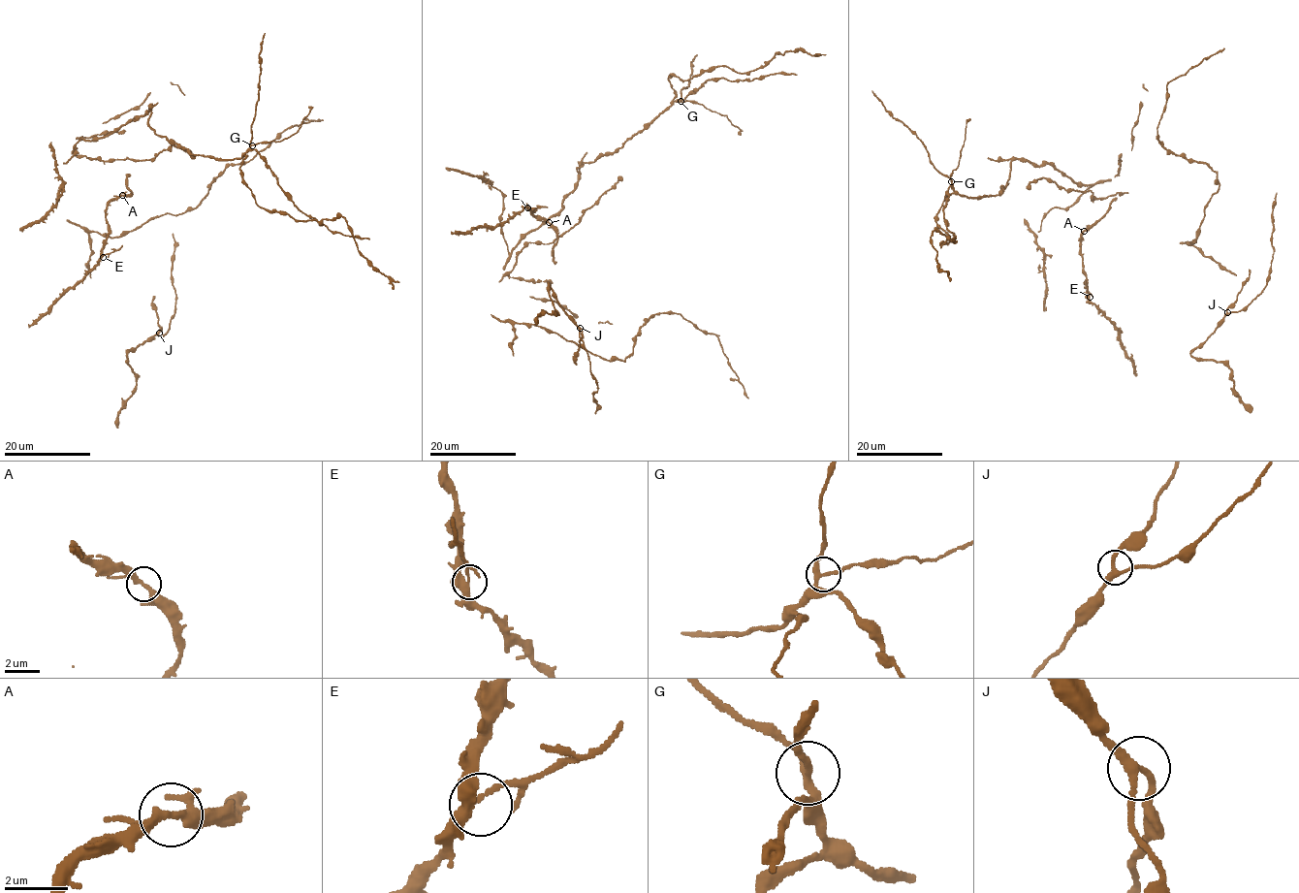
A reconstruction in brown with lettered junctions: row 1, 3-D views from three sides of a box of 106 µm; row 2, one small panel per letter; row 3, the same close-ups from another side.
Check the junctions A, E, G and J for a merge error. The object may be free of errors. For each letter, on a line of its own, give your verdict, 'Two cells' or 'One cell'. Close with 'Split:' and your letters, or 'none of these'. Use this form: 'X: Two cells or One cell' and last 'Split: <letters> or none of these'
A: One cell
E: One cell
G: Two cells
J: One cell
Split: G

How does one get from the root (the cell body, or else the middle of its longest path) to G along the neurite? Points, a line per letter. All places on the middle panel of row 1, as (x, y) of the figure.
G: (520, 242), (561, 208), (580, 175), (577, 169), (617, 151), (673, 102), (681, 102)

